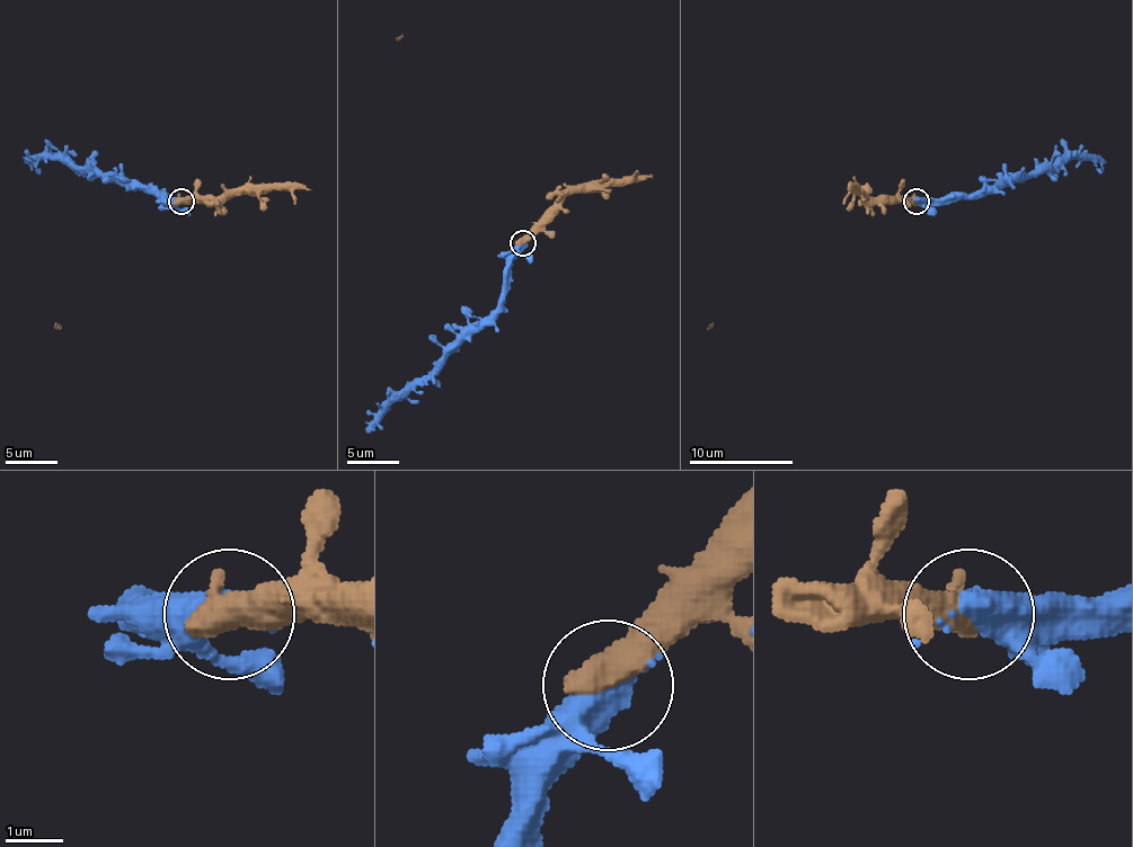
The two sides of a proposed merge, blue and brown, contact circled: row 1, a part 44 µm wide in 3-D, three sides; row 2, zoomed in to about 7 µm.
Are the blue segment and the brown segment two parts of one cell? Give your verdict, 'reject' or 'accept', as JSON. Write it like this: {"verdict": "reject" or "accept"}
{"verdict": "accept"}

